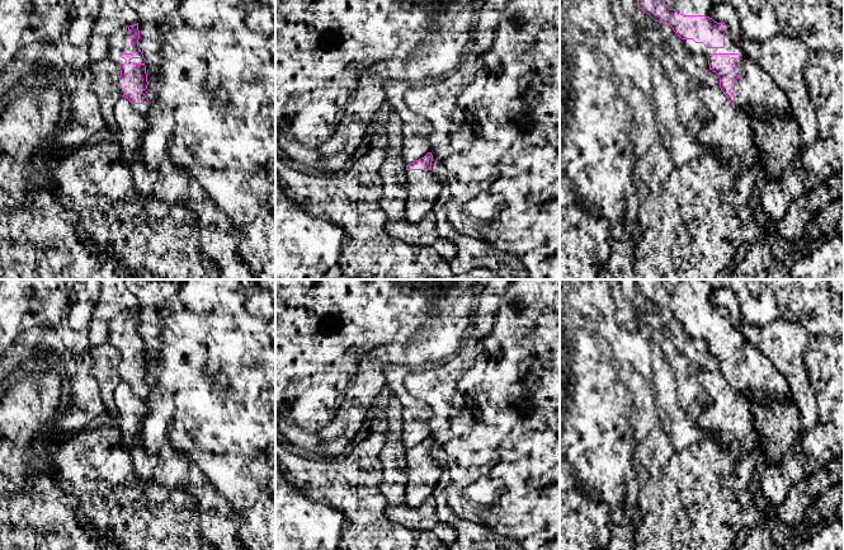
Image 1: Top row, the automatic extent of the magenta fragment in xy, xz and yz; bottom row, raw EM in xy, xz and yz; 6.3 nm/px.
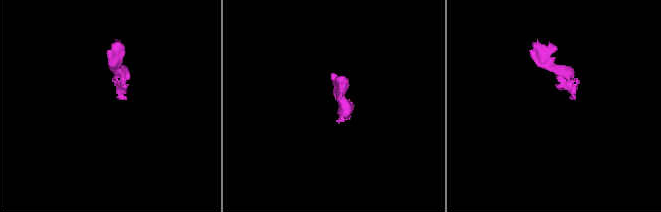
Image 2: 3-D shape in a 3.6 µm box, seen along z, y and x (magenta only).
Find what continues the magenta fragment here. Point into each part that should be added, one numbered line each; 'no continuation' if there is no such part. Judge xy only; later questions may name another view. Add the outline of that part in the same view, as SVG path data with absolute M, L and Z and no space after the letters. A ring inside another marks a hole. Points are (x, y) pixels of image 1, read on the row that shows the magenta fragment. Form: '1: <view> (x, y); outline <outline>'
1: xy (119, 42); outline M124 28L110 36L108 41L109 57L117 64L124 64L126 60L121 57L122 53L133 53L135 48L131 46L131 34L128 28Z

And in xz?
1: xz (423, 187); outline M406 170L405 218L410 222L421 221L429 212L442 191L437 170Z

